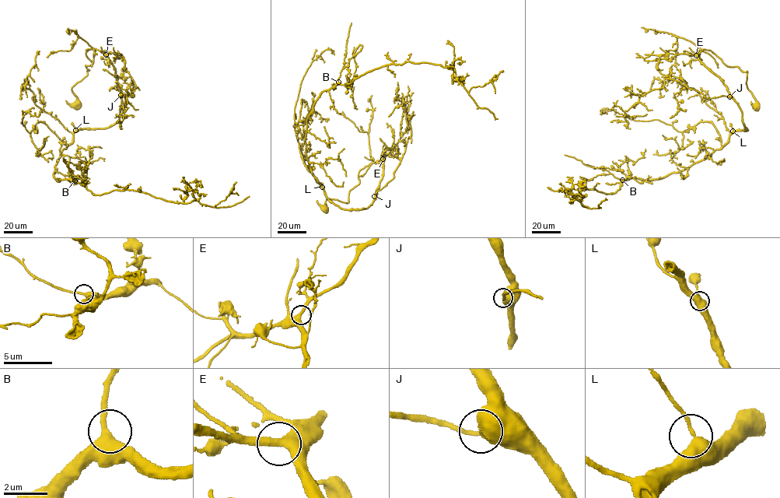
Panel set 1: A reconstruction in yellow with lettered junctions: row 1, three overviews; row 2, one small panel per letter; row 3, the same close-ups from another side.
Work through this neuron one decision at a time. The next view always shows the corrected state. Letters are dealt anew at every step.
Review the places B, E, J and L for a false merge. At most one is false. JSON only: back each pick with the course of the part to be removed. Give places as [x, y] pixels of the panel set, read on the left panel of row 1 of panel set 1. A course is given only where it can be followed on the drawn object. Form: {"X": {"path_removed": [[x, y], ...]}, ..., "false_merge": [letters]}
{"false_merge": []}

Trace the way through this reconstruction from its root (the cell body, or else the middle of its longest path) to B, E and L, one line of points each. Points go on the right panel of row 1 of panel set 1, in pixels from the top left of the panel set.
B: (756, 106), (746, 71), (702, 49), (697, 57), (748, 130), (679, 171), (622, 180)
E: (756, 106), (757, 100), (746, 83), (746, 71), (728, 66), (710, 50), (702, 49), (696, 55)
L: (756, 106), (746, 71), (728, 66), (710, 50), (699, 52), (698, 58), (741, 111), (748, 130), (732, 131)

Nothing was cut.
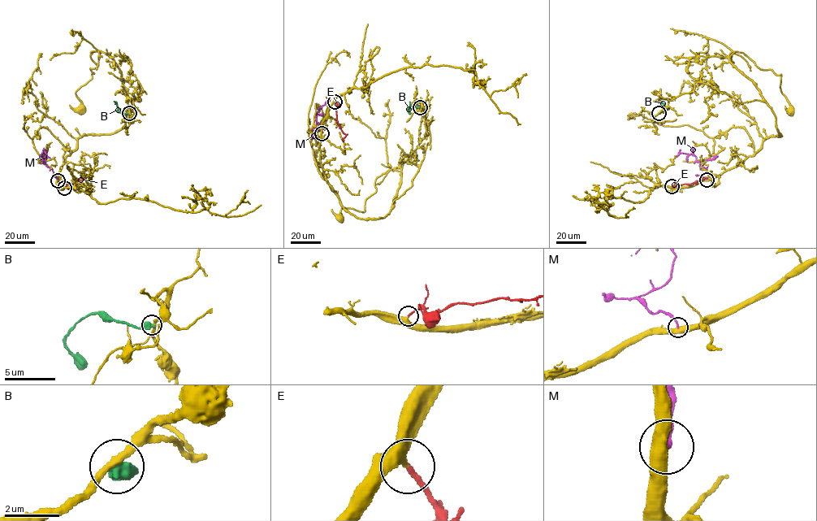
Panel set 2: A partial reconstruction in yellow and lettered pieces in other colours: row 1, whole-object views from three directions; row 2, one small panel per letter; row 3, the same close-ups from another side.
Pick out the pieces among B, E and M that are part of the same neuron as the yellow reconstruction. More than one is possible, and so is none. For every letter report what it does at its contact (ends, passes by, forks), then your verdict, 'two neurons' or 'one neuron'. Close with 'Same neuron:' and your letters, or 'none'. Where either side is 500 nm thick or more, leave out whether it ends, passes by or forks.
B: two neurons
E: it ends | one neuron
M: two neurons
Same neuron: E

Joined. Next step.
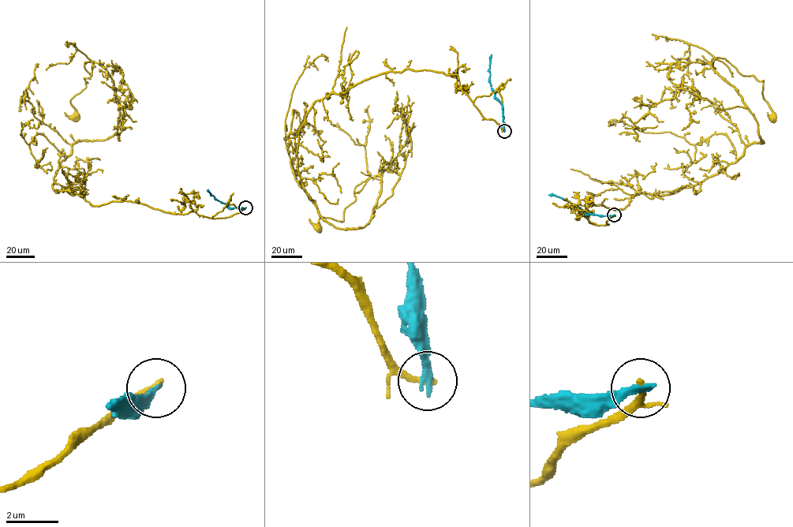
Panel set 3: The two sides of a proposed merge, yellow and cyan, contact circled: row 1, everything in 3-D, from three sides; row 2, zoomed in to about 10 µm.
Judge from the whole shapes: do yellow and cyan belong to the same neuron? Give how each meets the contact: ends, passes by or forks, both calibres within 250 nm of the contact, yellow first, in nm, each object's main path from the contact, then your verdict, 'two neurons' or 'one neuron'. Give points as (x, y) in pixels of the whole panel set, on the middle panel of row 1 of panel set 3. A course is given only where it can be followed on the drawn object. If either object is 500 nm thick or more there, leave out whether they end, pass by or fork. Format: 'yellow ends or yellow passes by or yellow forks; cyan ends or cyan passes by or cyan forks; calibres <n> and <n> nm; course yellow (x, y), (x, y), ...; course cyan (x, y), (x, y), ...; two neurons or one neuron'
yellow ends; cyan ends; calibres 220 and 260 nm; course yellow (504, 131), (455, 74), (389, 71), (330, 93), (298, 134), (303, 189), (357, 228), (382, 183), (317, 228); course cyan (504, 131), (503, 106), (495, 96), (489, 78), (491, 54); two neurons

